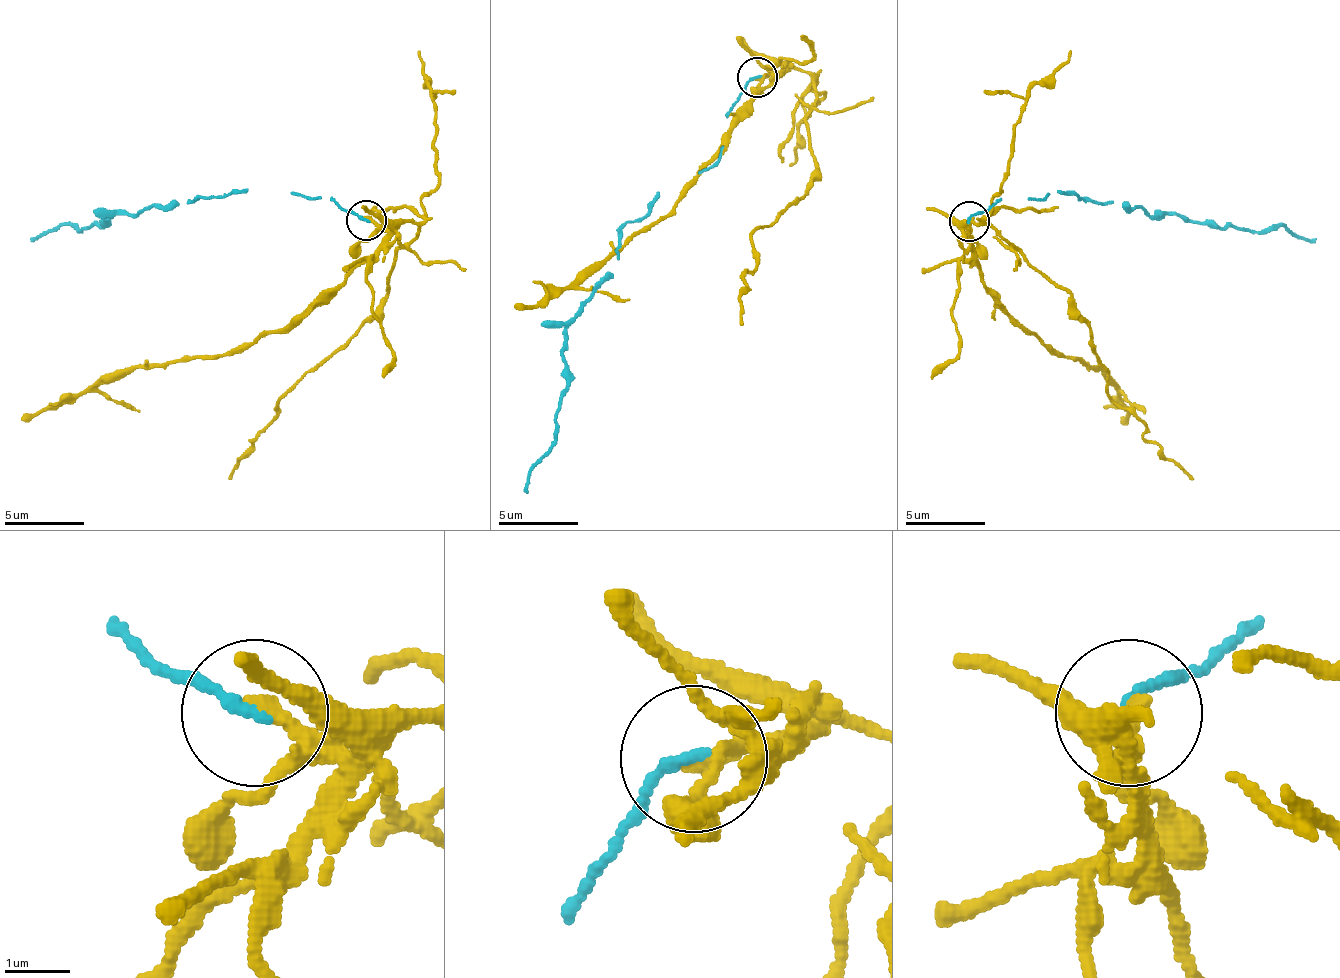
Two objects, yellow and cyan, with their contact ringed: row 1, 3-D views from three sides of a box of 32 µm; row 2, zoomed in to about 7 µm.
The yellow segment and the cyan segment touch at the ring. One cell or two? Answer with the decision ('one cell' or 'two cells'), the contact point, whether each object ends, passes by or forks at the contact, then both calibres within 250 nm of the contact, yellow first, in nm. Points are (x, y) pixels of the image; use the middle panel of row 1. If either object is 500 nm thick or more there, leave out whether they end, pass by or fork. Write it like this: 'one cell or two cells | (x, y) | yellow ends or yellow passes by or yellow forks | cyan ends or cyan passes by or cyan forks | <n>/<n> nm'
two cells | (757, 77) | yellow passes by | cyan ends | 190/170 nm

